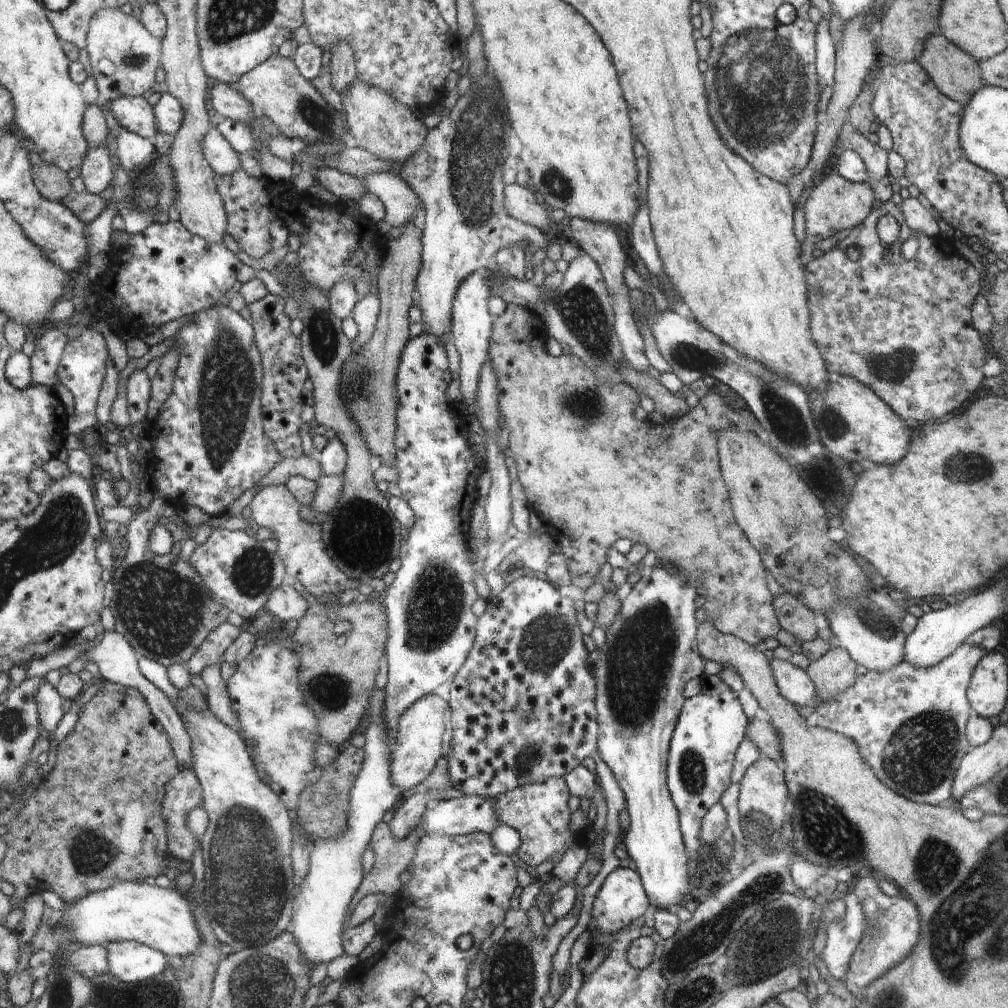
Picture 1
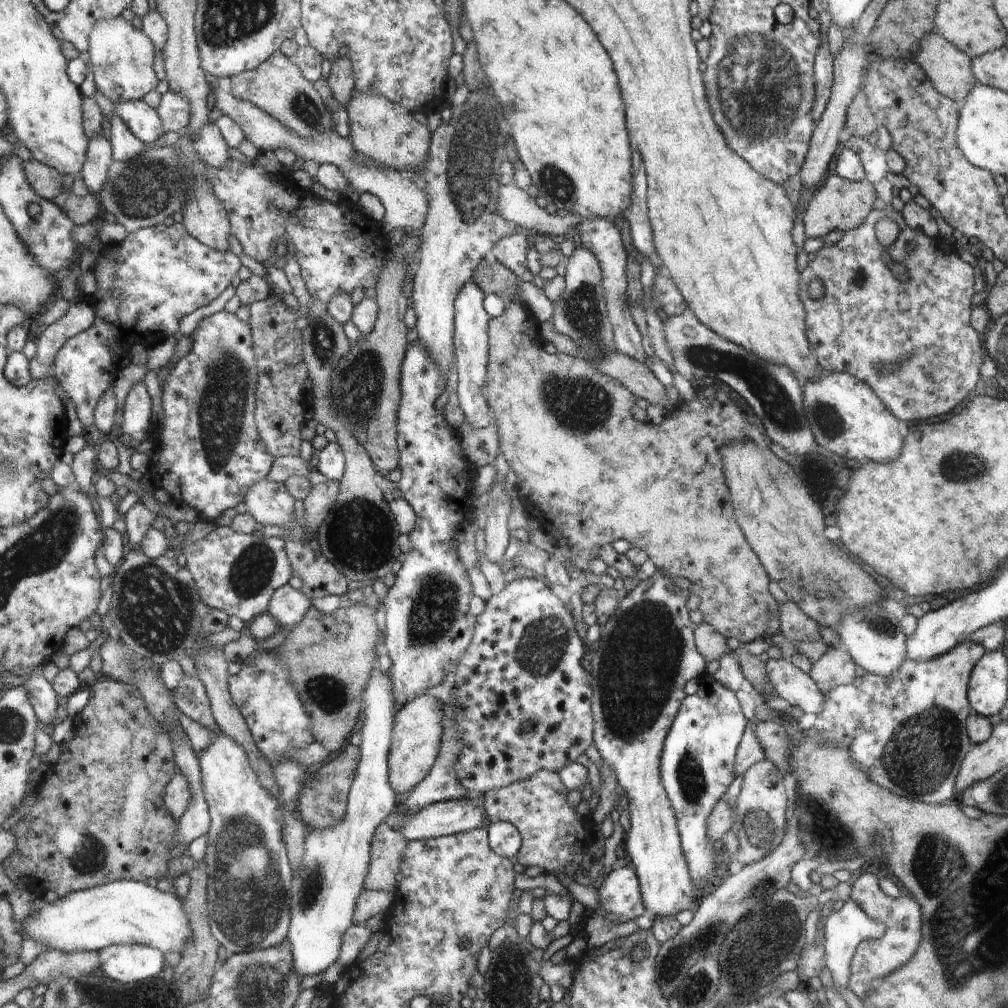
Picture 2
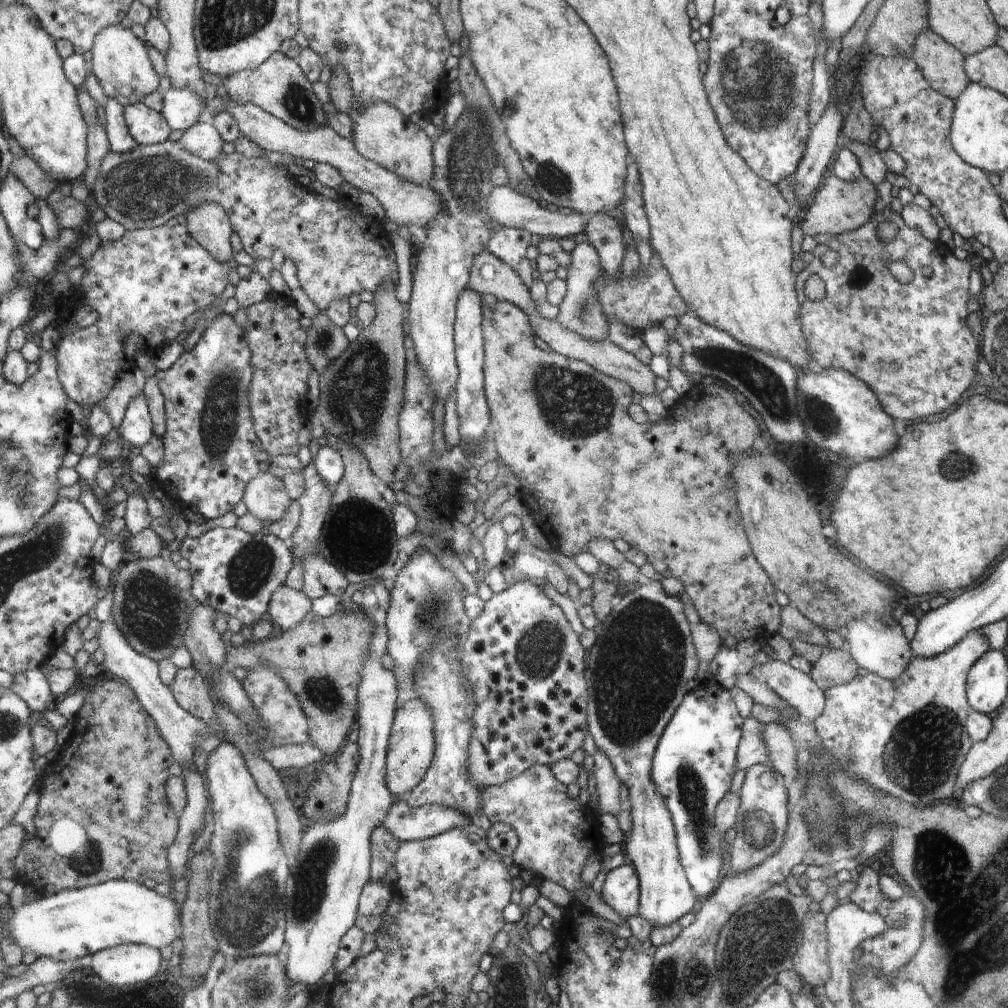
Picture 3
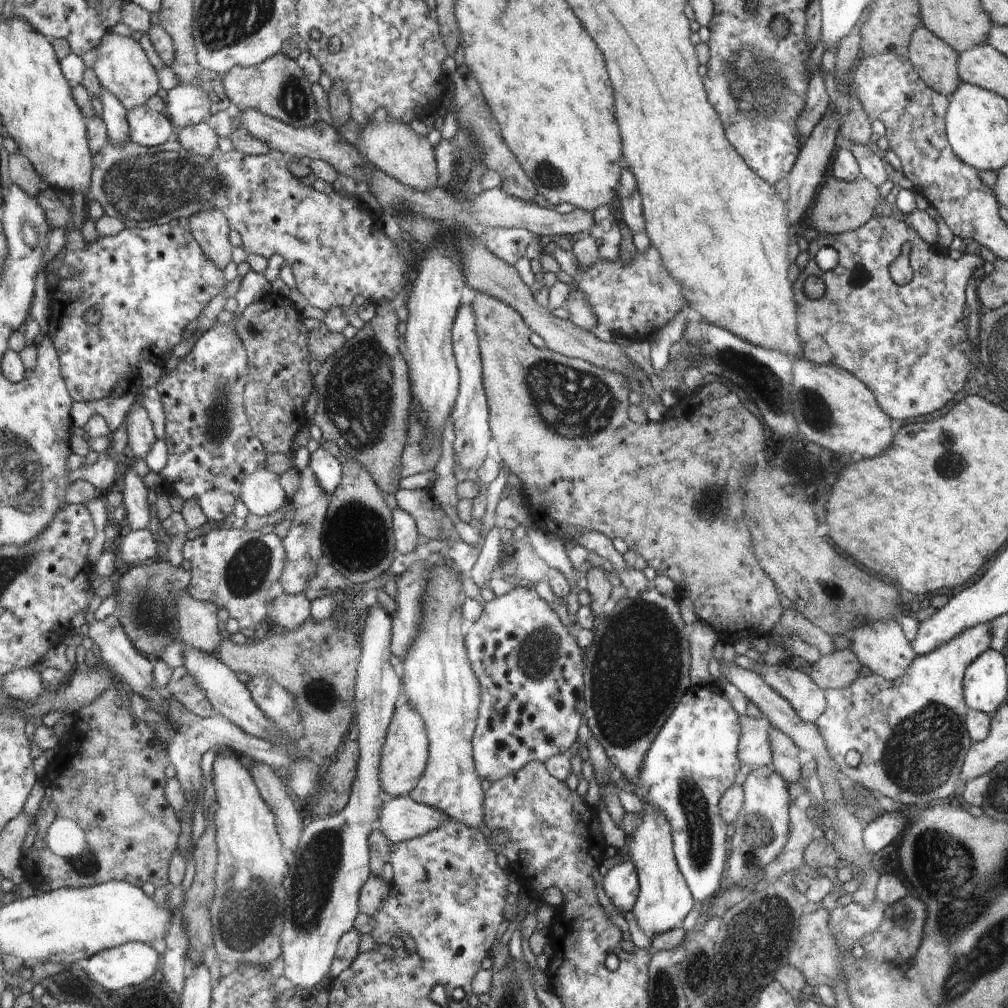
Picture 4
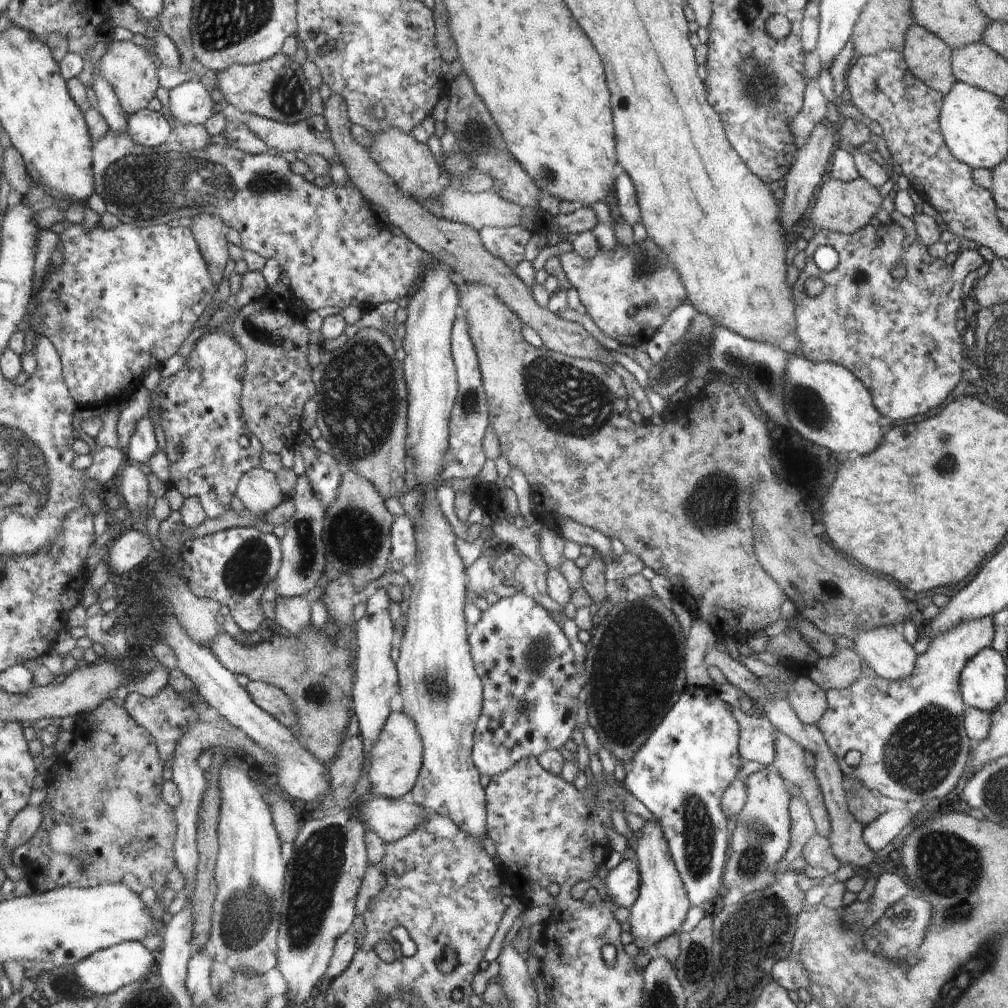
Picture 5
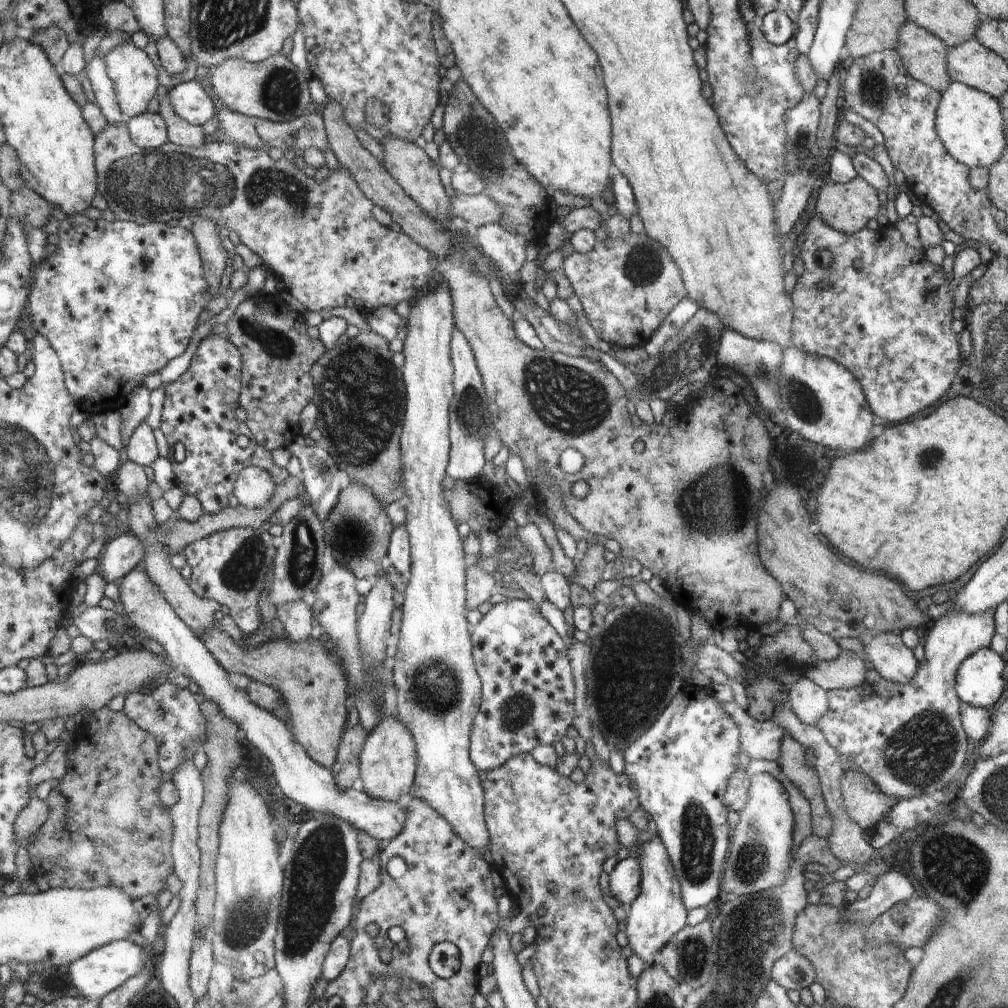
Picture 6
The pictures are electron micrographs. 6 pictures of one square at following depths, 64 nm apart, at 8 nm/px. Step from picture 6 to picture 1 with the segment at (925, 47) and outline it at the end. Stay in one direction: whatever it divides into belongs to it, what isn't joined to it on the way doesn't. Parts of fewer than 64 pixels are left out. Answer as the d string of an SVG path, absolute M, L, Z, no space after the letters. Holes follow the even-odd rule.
M941 32L932 35L927 40L926 50L918 61L927 69L928 76L931 76L931 79L935 81L939 91L963 106L970 103L976 91L979 91L980 87L984 85L979 63L975 57L964 52L964 49L961 49L959 45L949 41Z

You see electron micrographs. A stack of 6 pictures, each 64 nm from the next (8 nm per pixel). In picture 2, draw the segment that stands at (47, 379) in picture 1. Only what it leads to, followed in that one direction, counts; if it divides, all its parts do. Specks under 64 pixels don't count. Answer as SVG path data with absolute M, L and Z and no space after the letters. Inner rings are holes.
M90 300L72 303L70 310L59 321L47 327L36 340L38 351L32 359L35 379L46 380L55 376L55 362L66 343L97 322L97 309Z

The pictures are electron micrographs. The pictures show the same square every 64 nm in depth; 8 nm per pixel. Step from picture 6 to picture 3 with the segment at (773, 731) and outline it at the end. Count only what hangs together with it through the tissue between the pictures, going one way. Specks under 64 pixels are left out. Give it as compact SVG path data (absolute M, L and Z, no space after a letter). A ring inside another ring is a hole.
M752 717L744 718L743 740L739 748L739 767L746 771L757 764L768 762L769 750L763 739L763 726Z

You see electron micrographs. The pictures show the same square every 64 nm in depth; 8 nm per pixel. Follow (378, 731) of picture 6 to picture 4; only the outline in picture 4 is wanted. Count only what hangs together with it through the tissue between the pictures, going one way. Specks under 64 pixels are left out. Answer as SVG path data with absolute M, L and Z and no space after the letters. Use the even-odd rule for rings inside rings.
M407 702L396 708L387 732L386 743L383 744L380 778L384 792L393 797L408 795L423 775L426 762L428 762L426 723L422 715Z

